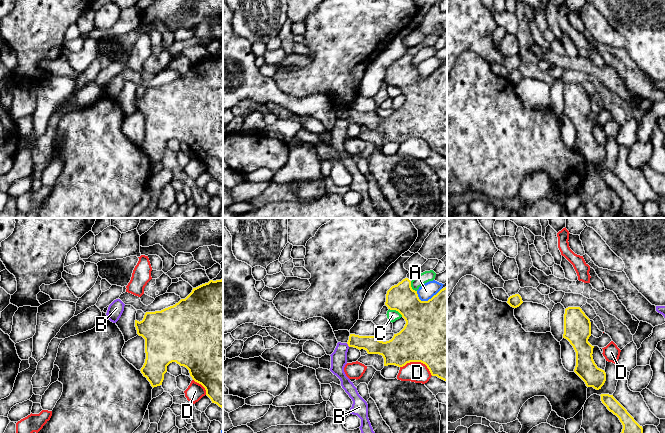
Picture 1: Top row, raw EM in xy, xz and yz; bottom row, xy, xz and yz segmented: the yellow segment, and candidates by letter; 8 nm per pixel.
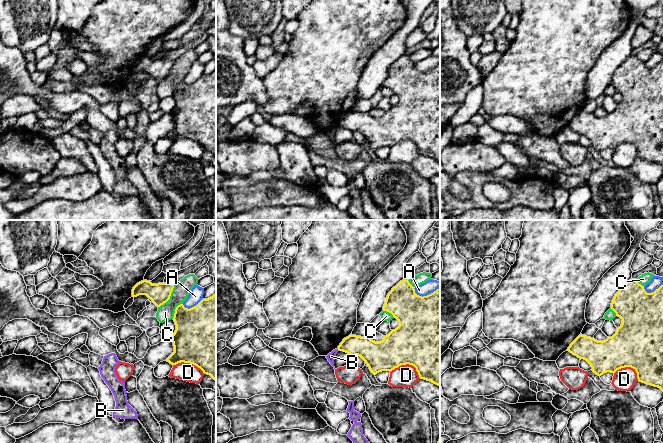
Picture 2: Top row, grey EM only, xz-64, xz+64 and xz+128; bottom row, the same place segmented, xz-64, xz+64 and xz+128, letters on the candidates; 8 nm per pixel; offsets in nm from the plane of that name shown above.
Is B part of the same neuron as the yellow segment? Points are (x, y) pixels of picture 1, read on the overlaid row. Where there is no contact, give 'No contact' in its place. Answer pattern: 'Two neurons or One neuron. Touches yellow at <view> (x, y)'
Two neurons. Touches yellow at xz (348, 345)

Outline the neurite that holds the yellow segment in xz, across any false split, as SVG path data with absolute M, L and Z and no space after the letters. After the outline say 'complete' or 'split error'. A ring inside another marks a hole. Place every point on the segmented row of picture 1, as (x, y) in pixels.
M405 278L387 291L385 305L402 315L406 321L404 328L386 342L378 340L376 336L350 334L348 346L364 349L368 354L382 355L384 366L403 367L410 362L421 362L432 376L447 382L447 286L428 301L421 301L417 291L412 289L411 281Z; complete

